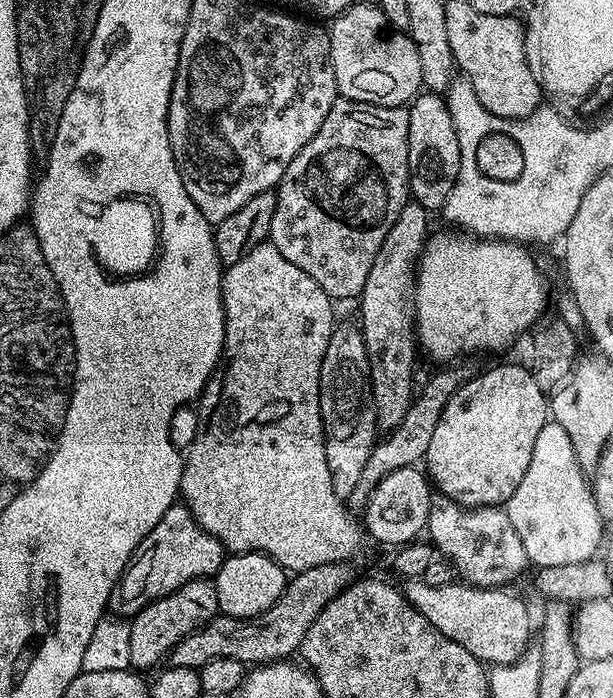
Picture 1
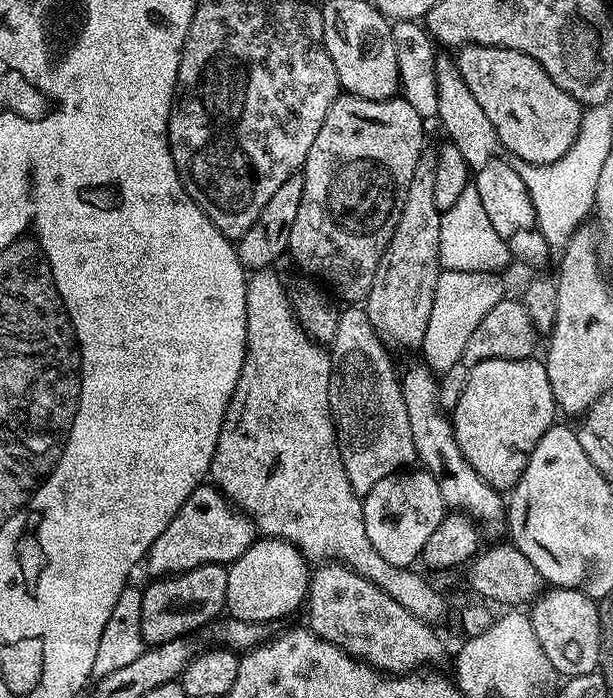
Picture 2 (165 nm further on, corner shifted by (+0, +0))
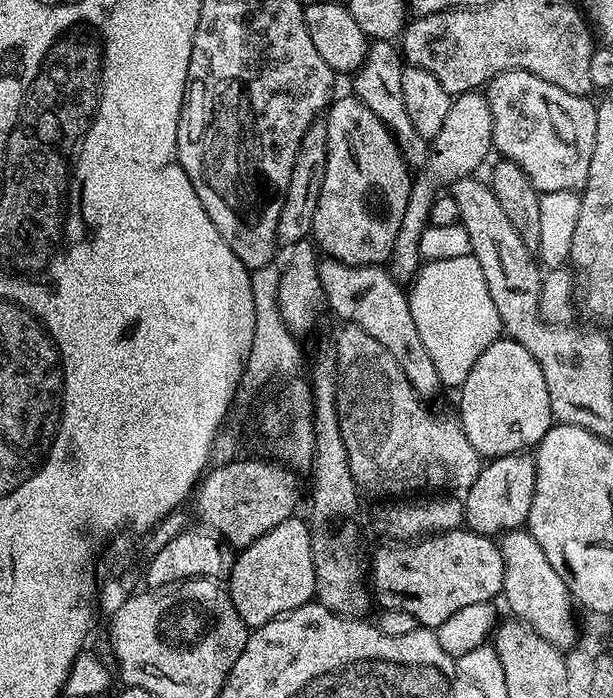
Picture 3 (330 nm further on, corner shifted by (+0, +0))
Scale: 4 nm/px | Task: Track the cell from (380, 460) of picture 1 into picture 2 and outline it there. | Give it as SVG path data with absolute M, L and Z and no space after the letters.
M505 298L500 300L478 322L478 330L470 334L470 342L466 342L466 350L462 350L460 363L454 365L449 372L443 373L439 381L440 395L438 397L441 408L451 410L455 408L458 398L462 398L462 390L466 390L468 373L474 366L478 366L487 360L527 360L533 355L536 348L538 333L534 322L530 320L530 314L519 299Z

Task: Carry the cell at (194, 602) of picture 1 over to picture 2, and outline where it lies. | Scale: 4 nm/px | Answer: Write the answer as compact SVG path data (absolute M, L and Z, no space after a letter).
M203 564L191 568L189 572L169 575L167 578L156 578L149 588L143 589L141 598L141 634L149 645L165 644L167 640L183 637L183 632L191 628L200 628L207 620L212 620L226 608L228 599L228 568L223 564Z

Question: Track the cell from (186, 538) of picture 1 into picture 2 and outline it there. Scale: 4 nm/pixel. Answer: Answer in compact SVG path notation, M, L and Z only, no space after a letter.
M204 482L188 495L186 502L181 504L171 522L162 530L162 534L157 536L156 541L150 545L146 553L146 564L148 560L149 570L156 572L152 574L179 574L189 572L191 568L197 568L203 564L231 566L242 554L246 554L246 550L257 536L256 525L243 512L233 507L219 488Z

